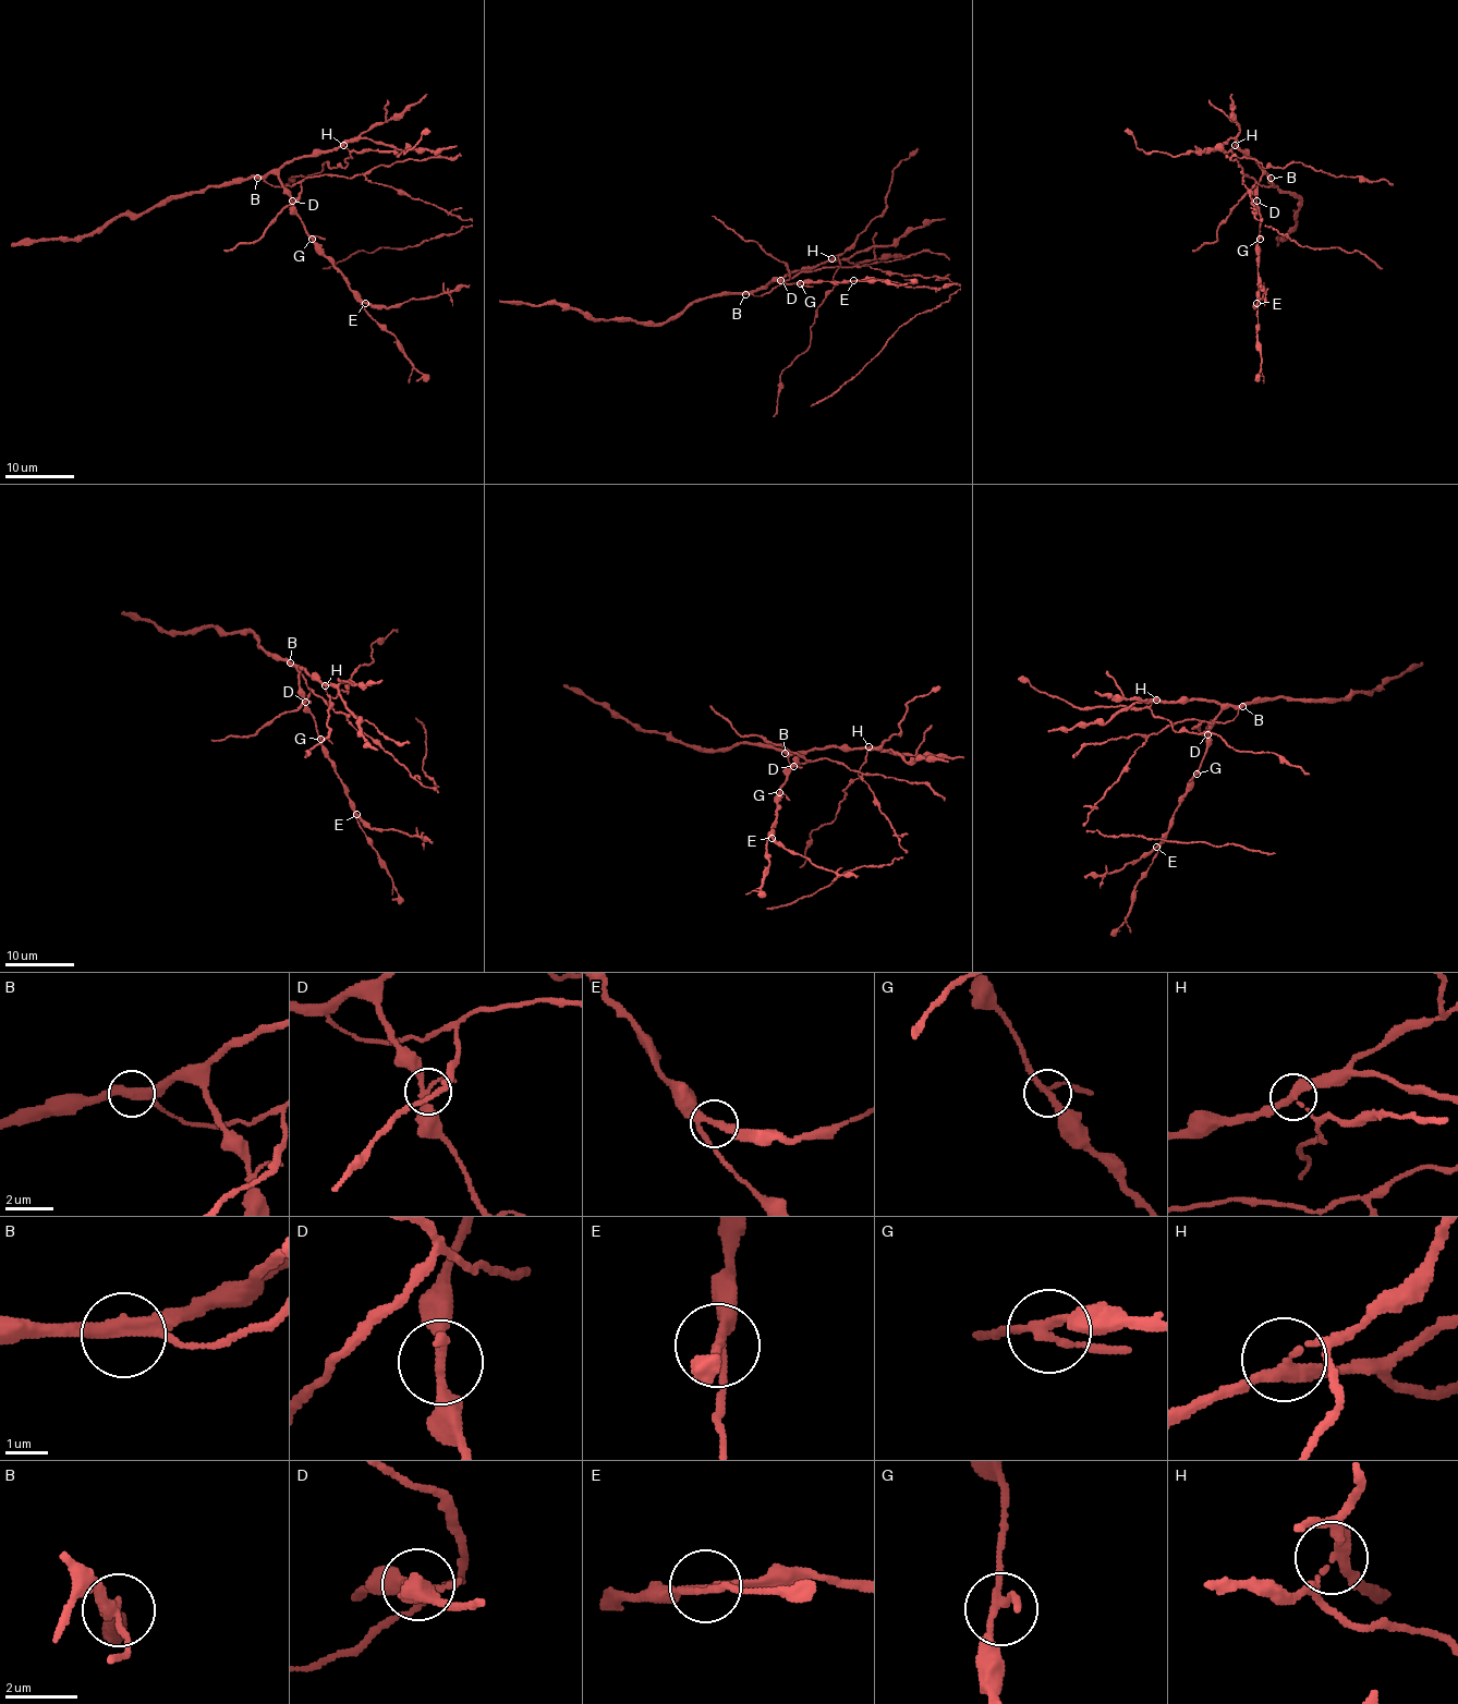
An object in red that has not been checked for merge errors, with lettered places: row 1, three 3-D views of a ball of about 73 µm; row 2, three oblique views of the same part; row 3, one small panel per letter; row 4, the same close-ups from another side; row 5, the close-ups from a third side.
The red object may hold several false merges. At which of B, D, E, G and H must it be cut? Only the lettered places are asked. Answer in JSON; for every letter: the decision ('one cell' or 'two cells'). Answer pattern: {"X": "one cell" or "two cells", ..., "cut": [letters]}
{"B": "two cells", "D": "one cell", "E": "one cell", "G": "one cell", "H": "two cells", "cut": ["B", "H"]}

